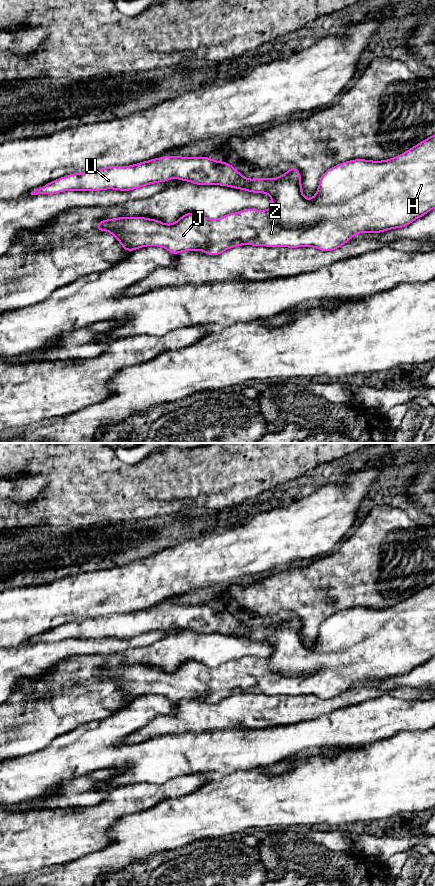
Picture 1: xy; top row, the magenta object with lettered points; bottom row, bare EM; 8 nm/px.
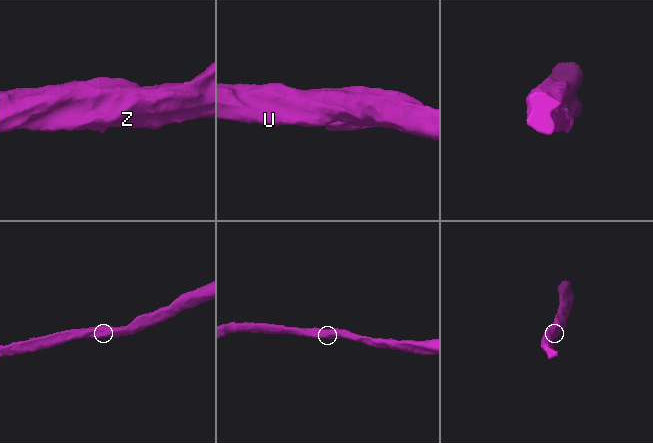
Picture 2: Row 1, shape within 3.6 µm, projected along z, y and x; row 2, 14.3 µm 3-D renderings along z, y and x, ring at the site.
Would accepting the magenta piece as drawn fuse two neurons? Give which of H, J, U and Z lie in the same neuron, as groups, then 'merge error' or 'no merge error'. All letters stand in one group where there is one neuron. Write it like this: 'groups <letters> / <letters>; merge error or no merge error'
groups H J U Z; no merge error

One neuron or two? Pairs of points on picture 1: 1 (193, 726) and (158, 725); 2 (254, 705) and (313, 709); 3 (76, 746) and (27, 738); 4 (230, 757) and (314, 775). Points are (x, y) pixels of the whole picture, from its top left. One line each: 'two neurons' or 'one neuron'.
1: one neuron
2: one neuron
3: two neurons
4: two neurons

